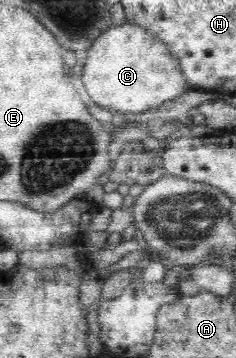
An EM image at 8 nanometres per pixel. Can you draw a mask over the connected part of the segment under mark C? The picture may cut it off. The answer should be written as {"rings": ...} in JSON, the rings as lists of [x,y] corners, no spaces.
{"rings":[[[128,22],[108,27],[88,51],[81,73],[84,97],[113,114],[143,113],[190,89],[179,69],[180,60],[170,58],[166,46],[145,29]]]}

